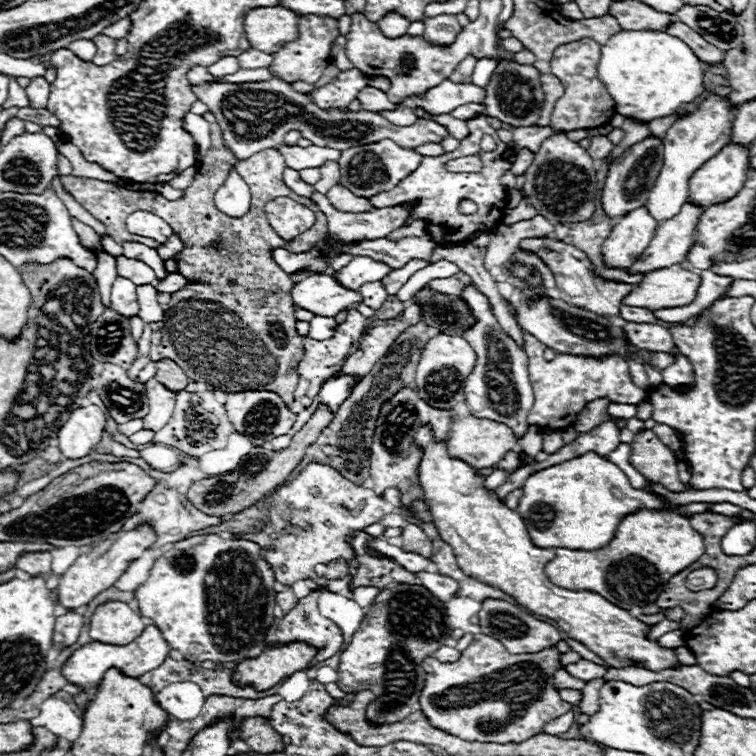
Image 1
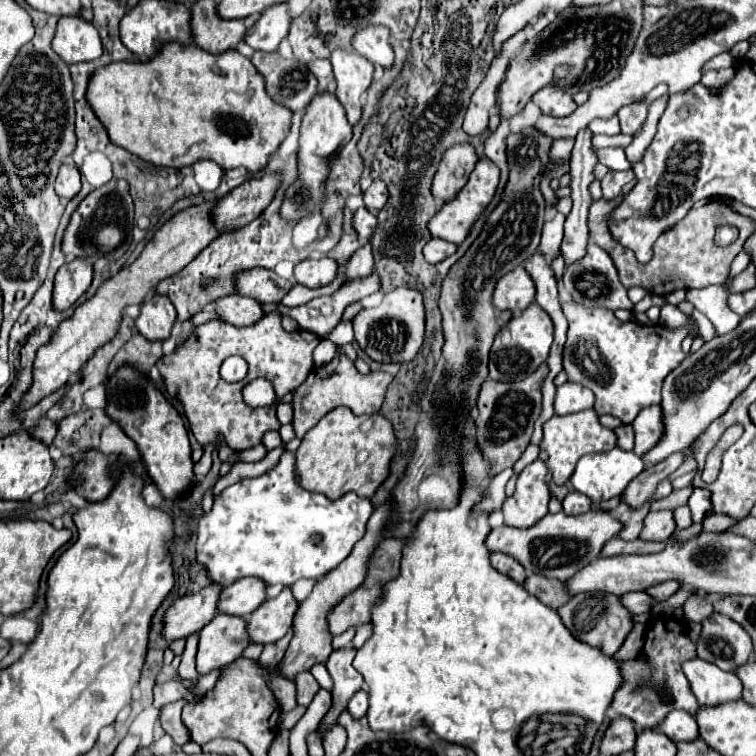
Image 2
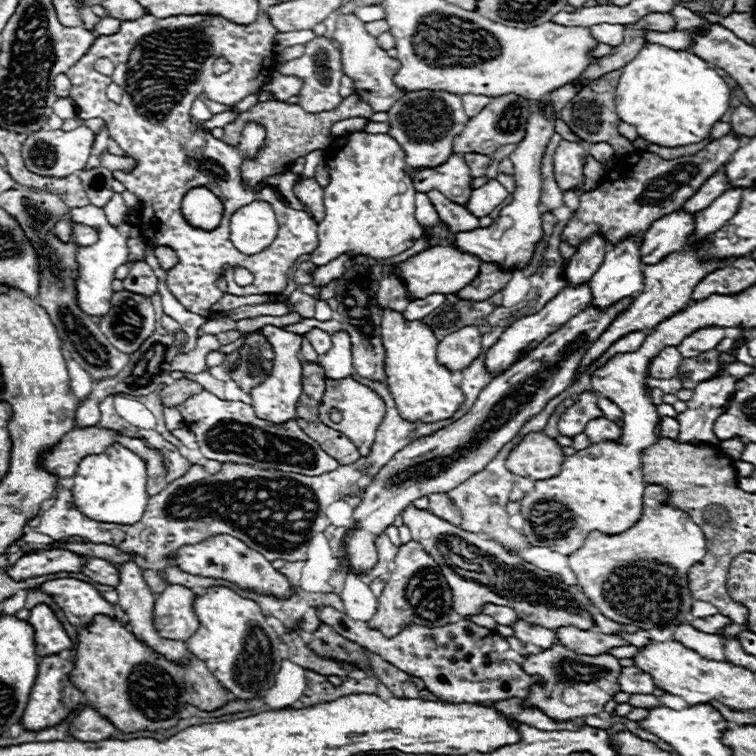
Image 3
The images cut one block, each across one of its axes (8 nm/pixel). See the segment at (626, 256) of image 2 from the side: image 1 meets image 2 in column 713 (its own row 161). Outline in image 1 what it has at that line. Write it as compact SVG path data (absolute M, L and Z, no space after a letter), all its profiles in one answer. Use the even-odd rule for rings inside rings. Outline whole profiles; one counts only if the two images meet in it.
M214 122L210 130L212 146L180 200L166 200L156 192L132 192L112 182L80 176L60 176L60 182L84 210L106 226L108 236L118 244L142 242L146 246L156 246L154 240L140 238L126 230L124 220L136 210L150 210L164 218L186 244L186 248L176 254L180 274L186 274L186 278L200 278L202 284L188 284L170 296L170 310L164 316L162 342L158 346L162 358L174 358L194 382L210 384L222 392L270 390L290 406L294 402L292 392L298 384L296 366L304 356L304 338L296 332L298 320L290 298L292 280L272 262L270 250L286 248L290 252L308 252L326 238L326 216L318 210L316 202L284 186L282 170L286 164L276 148L262 150L246 160L236 160L224 146L220 126ZM232 166L248 182L252 194L252 206L242 218L230 218L214 204L216 188L226 182ZM280 196L288 196L312 208L316 214L316 224L294 242L282 240L264 216L264 200Z

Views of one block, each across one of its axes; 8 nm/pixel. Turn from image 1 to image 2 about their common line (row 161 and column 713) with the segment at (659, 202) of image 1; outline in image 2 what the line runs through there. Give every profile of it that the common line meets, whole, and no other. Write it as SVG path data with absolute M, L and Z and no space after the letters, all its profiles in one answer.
M694 658L682 664L698 706L722 706L742 698L742 682L734 672L724 672L712 662Z

